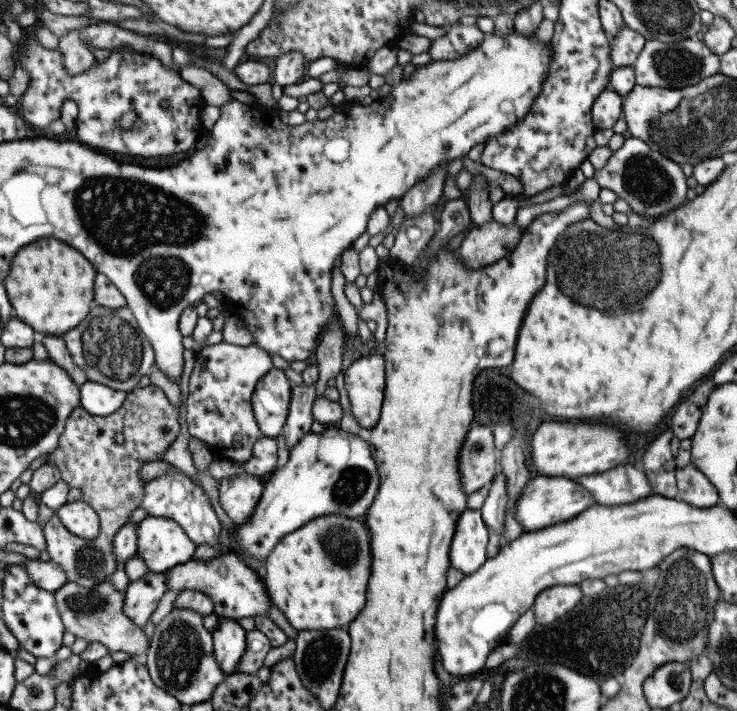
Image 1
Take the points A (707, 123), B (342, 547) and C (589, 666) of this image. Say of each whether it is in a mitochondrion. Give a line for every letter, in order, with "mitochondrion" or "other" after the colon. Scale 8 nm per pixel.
A: mitochondrion
B: mitochondrion
C: other

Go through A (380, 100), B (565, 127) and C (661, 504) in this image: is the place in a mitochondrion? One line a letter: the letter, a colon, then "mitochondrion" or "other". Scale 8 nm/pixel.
A: other
B: other
C: other

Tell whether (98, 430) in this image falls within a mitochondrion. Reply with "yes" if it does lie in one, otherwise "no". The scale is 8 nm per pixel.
no

